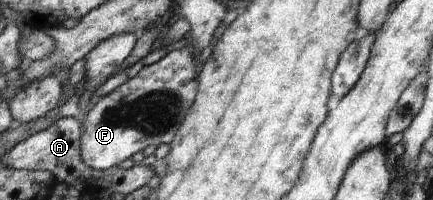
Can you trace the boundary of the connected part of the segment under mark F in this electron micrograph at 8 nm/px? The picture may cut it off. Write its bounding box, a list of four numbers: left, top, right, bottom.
[81,48,198,170]

